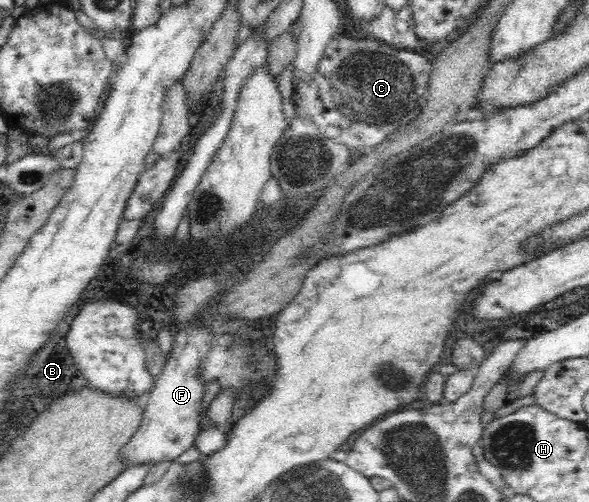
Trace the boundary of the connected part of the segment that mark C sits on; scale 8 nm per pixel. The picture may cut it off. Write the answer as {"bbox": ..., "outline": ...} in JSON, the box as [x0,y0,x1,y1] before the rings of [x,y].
{"bbox":[299,30,432,152],"outline":[[[347,30],[328,43],[313,81],[299,88],[299,113],[306,119],[312,119],[326,138],[345,144],[348,148],[368,152],[400,124],[406,124],[420,114],[432,70],[431,62],[431,57],[424,57],[415,50],[396,49],[372,36],[357,35]]]}

